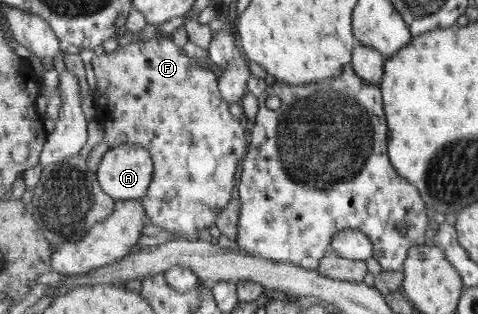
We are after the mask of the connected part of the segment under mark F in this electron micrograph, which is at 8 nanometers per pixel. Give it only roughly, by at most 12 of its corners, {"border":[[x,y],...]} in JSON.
{"border":[[170,36],[94,56],[110,148],[149,150],[149,222],[216,224],[249,152]]}

